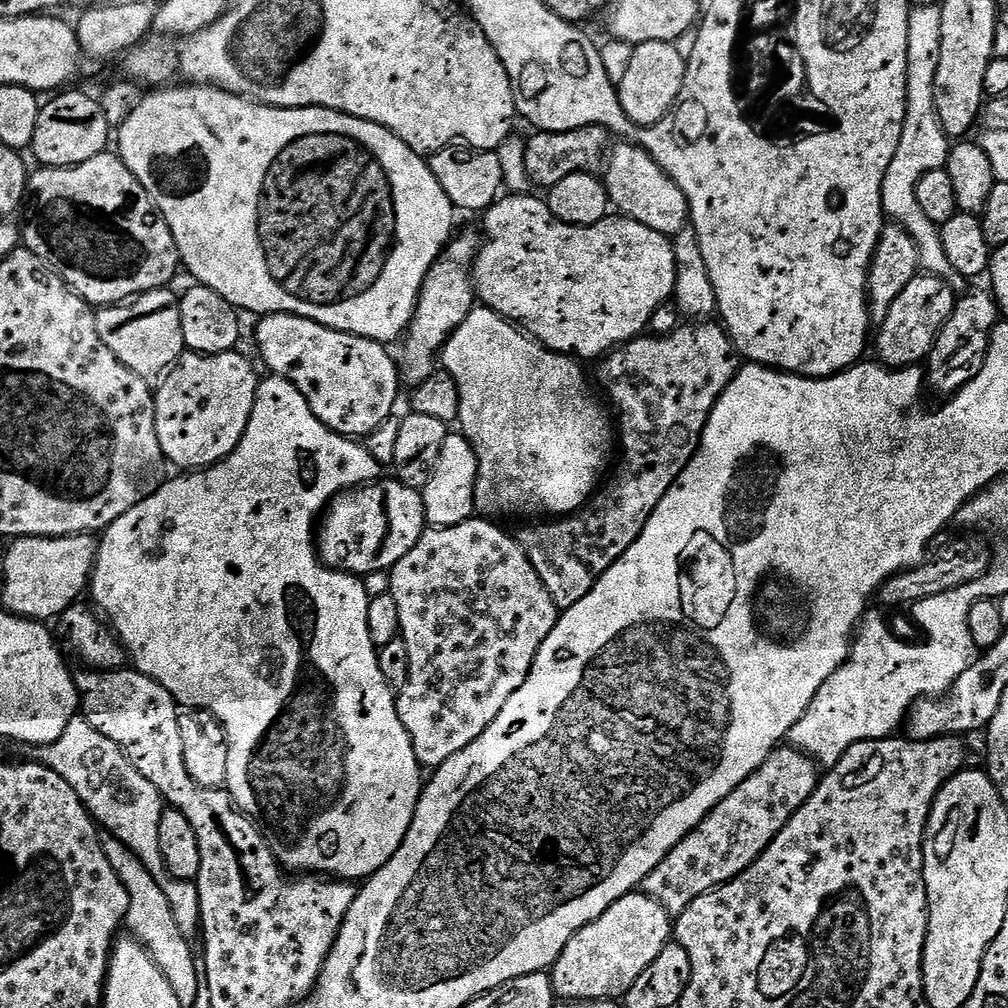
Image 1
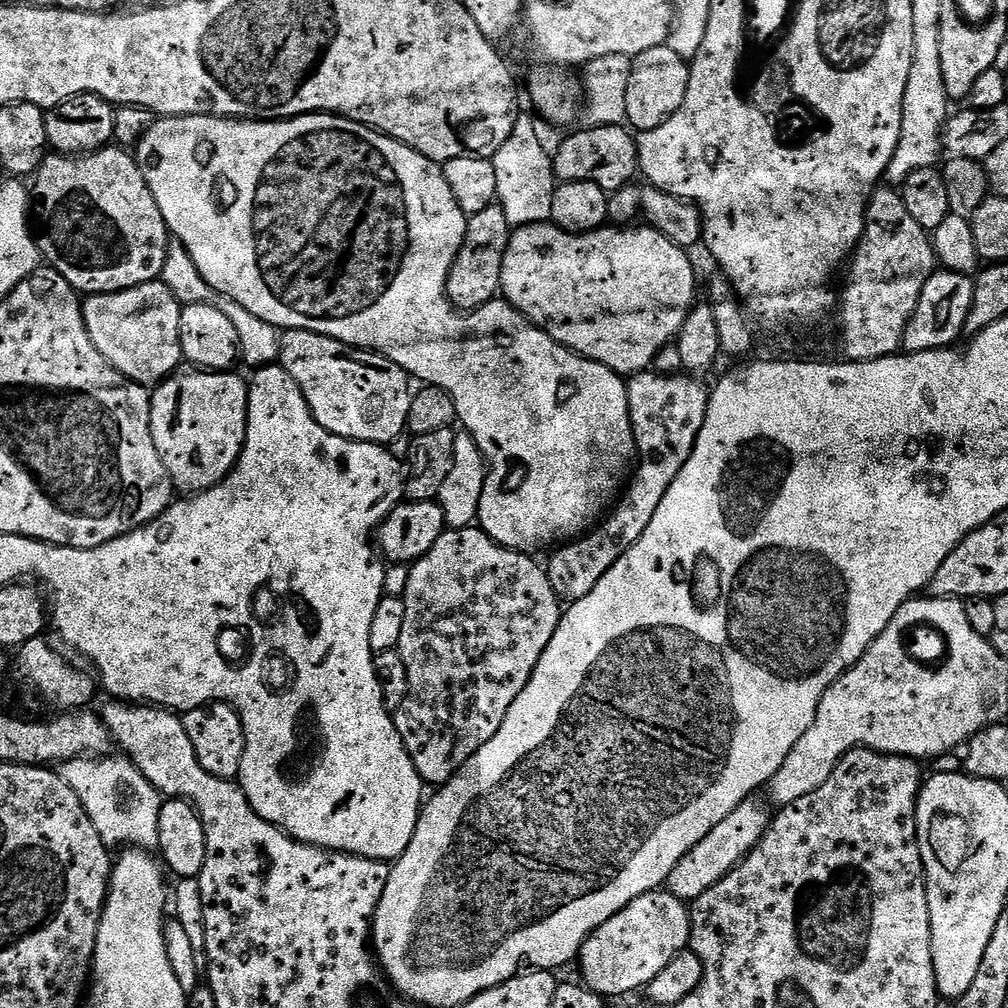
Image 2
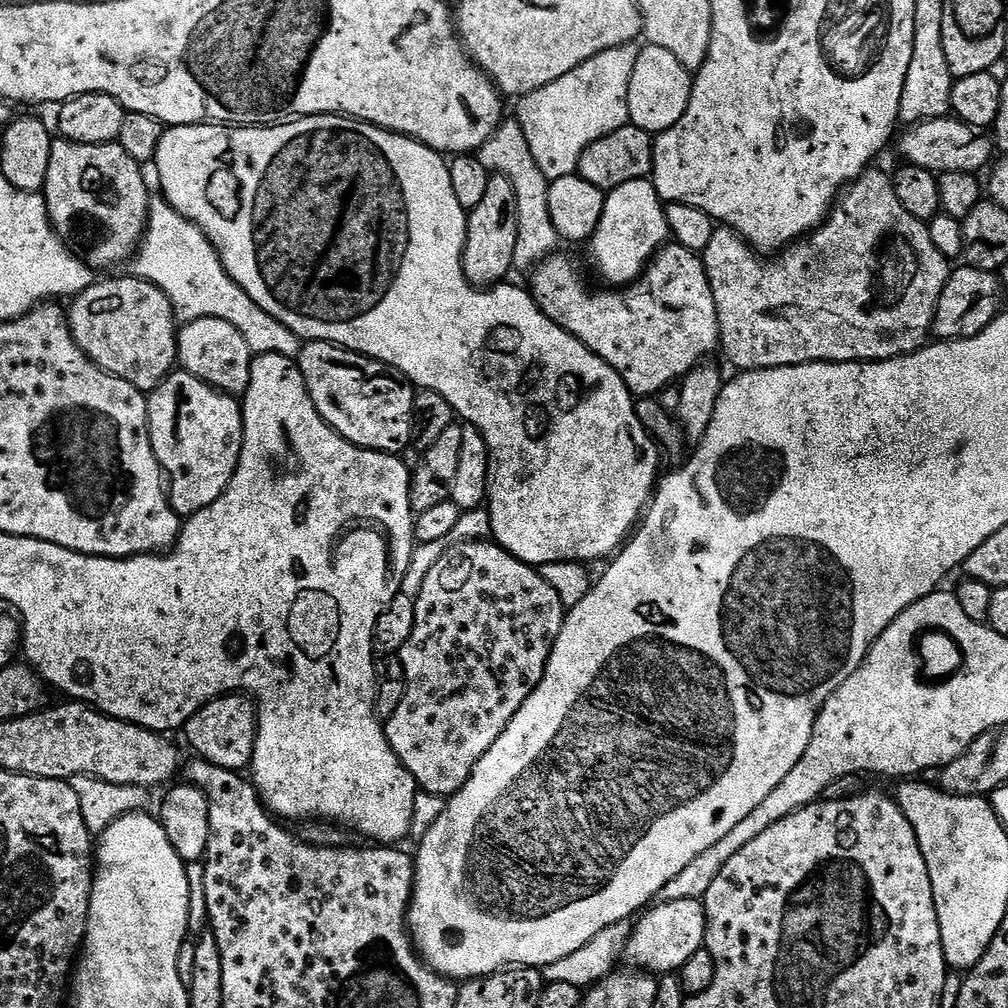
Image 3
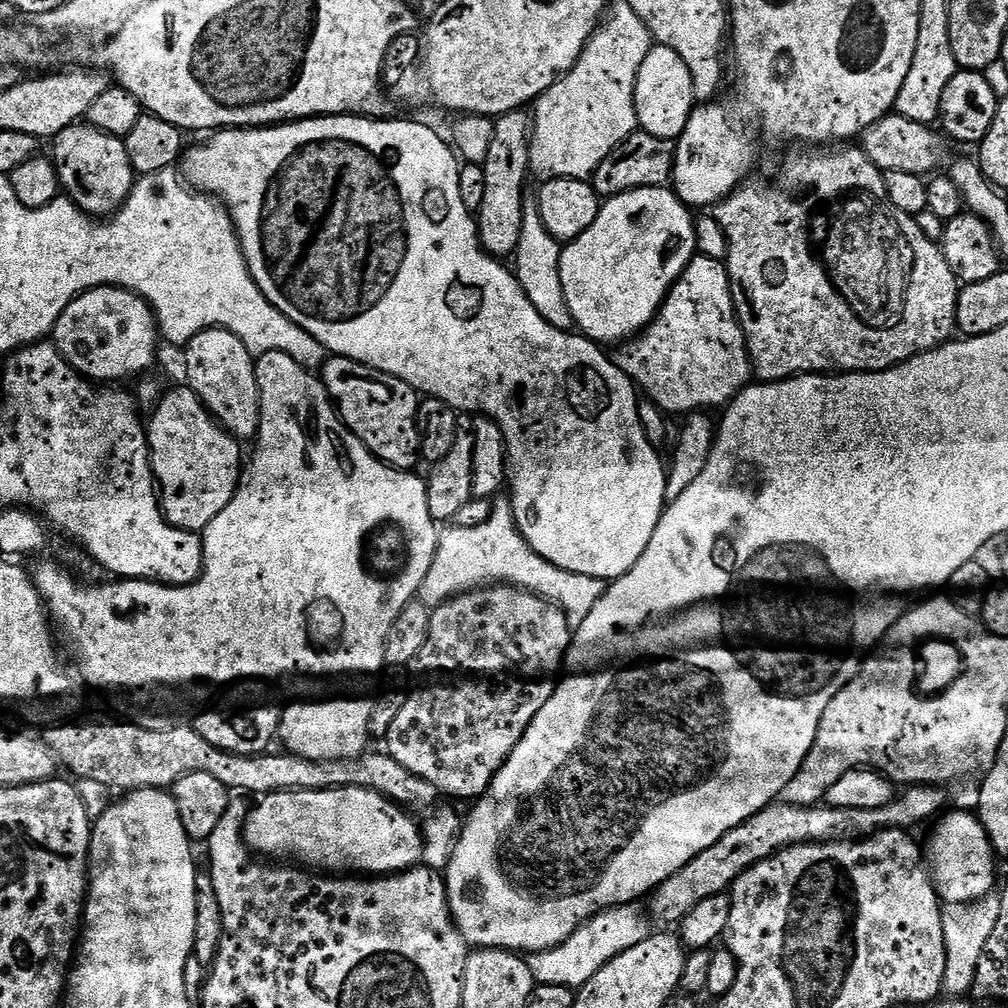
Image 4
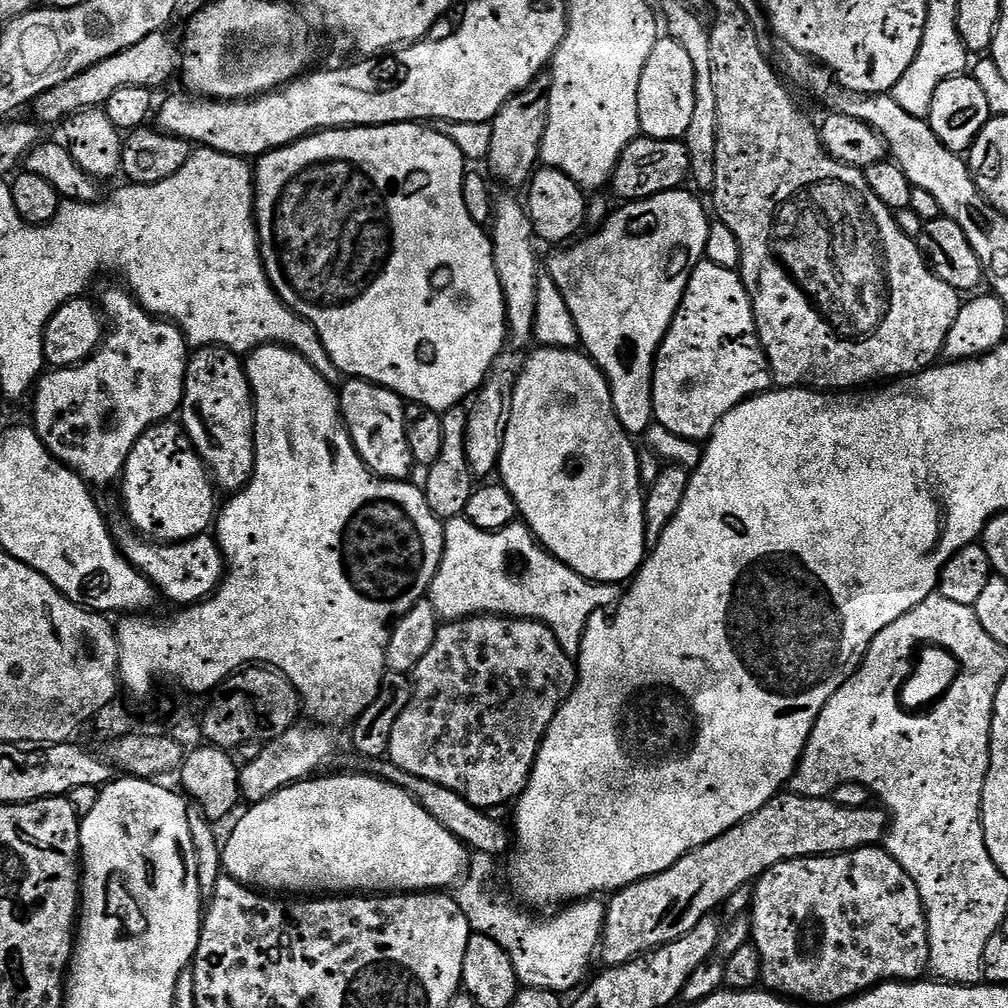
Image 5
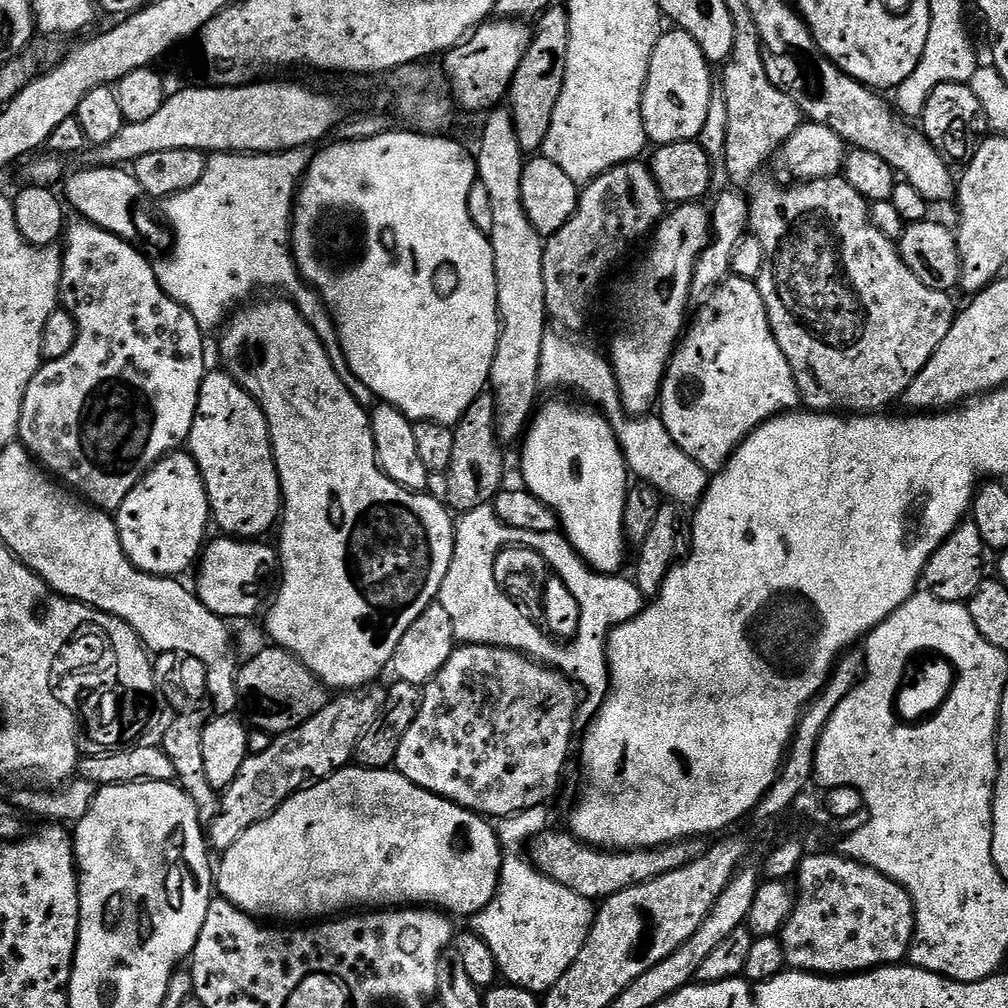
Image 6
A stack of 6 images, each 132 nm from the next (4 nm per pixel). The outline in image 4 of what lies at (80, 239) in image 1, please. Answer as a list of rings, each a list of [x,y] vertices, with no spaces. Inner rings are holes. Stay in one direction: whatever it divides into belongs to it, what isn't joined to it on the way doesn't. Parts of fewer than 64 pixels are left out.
[[[77,122],[59,132],[50,147],[50,159],[56,165],[63,195],[93,218],[108,218],[119,212],[134,183],[130,154],[126,154],[121,137],[106,134],[87,122]]]

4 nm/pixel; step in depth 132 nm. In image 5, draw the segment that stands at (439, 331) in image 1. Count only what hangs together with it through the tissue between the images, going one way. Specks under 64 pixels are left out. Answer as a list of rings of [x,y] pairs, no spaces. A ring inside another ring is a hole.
[[[544,74],[537,76],[533,84],[507,100],[490,122],[492,133],[486,164],[492,167],[493,177],[496,175],[502,183],[509,184],[512,188],[523,189],[541,163],[540,147],[548,121],[548,89],[549,77]]]

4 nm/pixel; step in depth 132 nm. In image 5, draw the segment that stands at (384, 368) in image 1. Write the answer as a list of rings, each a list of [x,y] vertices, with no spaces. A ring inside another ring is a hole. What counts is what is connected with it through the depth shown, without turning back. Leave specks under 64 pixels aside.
[[[348,378],[343,384],[344,389],[341,387],[338,392],[340,411],[344,414],[348,433],[352,435],[354,446],[363,458],[365,466],[384,480],[407,481],[417,462],[408,437],[410,415],[408,416],[407,410],[404,409],[404,397],[368,380]]]

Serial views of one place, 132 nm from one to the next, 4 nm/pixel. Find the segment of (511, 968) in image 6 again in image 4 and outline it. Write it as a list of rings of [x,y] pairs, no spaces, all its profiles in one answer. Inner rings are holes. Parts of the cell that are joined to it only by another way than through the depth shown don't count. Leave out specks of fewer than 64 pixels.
[[[639,903],[619,904],[616,908],[607,908],[605,912],[591,916],[585,924],[578,926],[578,930],[574,930],[574,934],[570,934],[570,938],[566,938],[566,942],[554,946],[550,950],[531,953],[527,957],[530,974],[534,974],[537,984],[566,986],[573,990],[581,988],[586,982],[590,982],[590,978],[594,978],[594,974],[598,974],[598,970],[602,970],[602,966],[606,966],[606,962],[618,958],[618,954],[626,954],[626,950],[630,950],[630,946],[638,946],[638,942],[642,942],[650,935],[649,917],[646,912],[646,917],[644,917],[644,912],[640,907]]]

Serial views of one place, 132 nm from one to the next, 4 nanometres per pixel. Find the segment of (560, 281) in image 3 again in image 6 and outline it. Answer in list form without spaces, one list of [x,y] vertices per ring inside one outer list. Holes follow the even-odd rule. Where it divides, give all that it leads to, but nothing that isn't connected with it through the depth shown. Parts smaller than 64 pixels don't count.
[[[729,275],[712,289],[707,297],[708,309],[693,328],[691,325],[683,333],[664,371],[664,383],[660,385],[660,421],[666,430],[670,430],[670,438],[674,438],[674,442],[678,442],[678,446],[710,474],[723,470],[736,447],[759,424],[764,424],[773,416],[799,409],[802,404],[790,362],[786,362],[786,354],[782,354],[772,333],[764,293],[756,286],[753,281]]]

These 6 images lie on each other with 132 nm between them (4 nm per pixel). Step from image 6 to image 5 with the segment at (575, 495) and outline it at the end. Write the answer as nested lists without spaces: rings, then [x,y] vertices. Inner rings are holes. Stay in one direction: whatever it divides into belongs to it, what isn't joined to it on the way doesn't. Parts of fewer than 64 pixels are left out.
[[[537,347],[526,365],[520,370],[513,397],[516,403],[516,423],[509,425],[505,433],[506,443],[500,452],[497,464],[500,482],[508,489],[519,508],[523,523],[535,533],[537,540],[553,557],[570,566],[580,576],[594,580],[597,584],[623,585],[631,581],[639,571],[648,553],[645,538],[645,504],[646,490],[641,482],[639,449],[632,442],[627,427],[621,422],[613,402],[612,385],[600,367],[587,353],[577,349]]]

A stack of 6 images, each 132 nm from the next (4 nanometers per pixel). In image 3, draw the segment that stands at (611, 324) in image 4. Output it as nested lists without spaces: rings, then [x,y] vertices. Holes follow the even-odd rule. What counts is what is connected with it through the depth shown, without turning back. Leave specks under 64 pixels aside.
[[[651,179],[622,182],[622,186],[611,189],[605,195],[602,218],[598,222],[596,232],[591,238],[592,264],[596,272],[608,286],[627,286],[635,284],[644,274],[644,269],[652,263],[655,255],[669,243],[668,214],[665,201],[661,200],[658,190]]]

